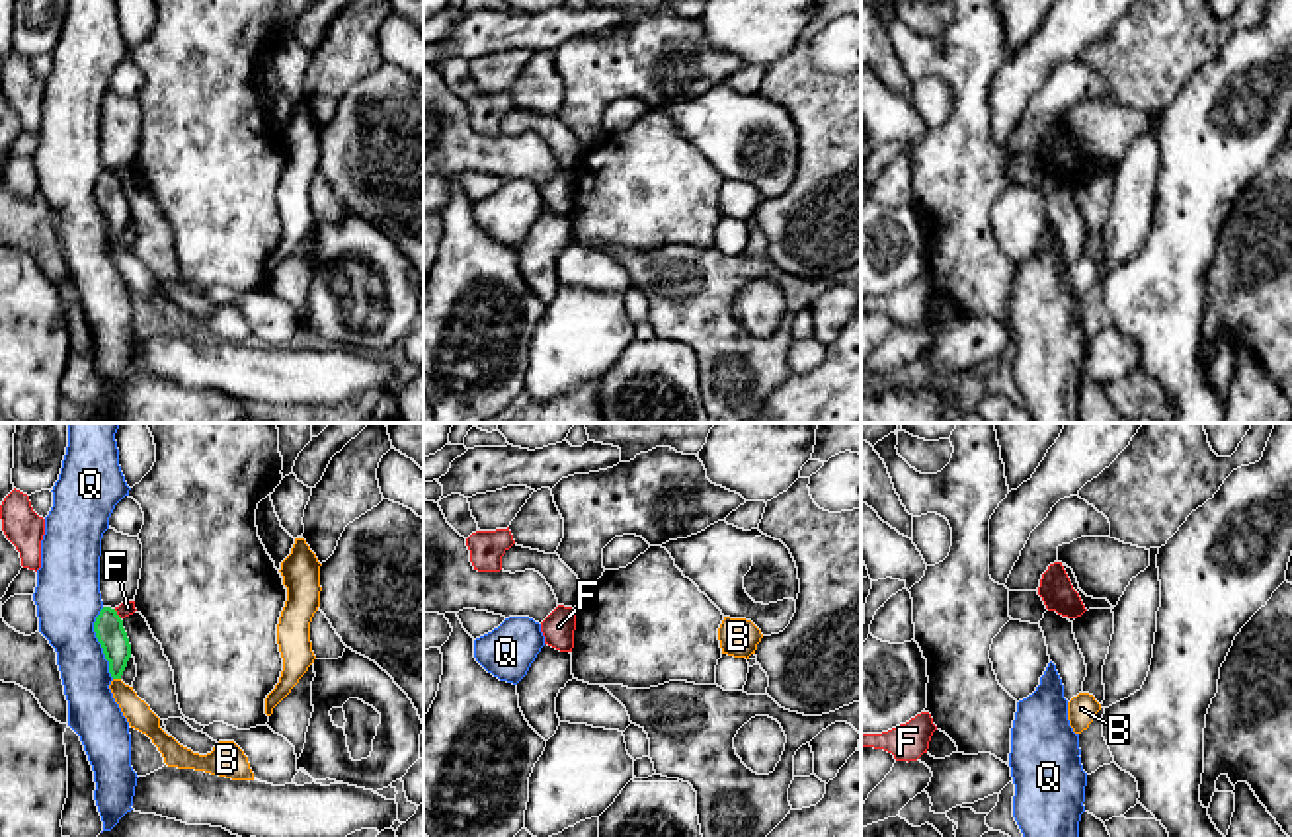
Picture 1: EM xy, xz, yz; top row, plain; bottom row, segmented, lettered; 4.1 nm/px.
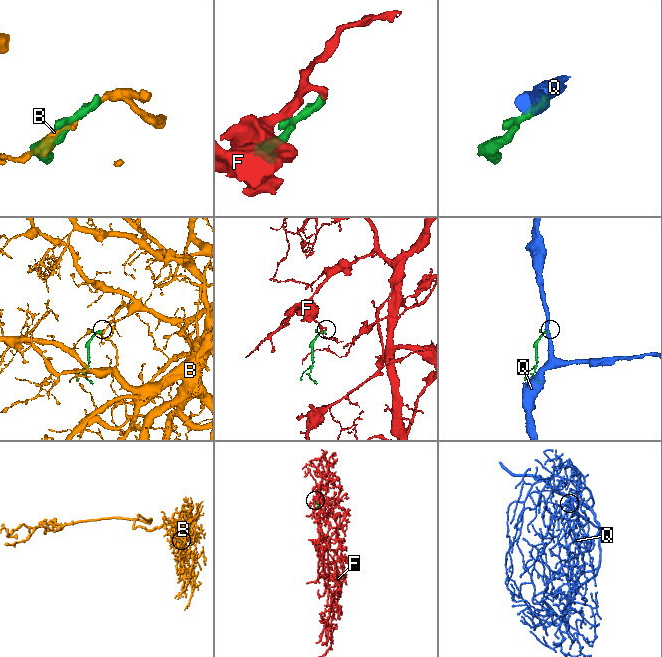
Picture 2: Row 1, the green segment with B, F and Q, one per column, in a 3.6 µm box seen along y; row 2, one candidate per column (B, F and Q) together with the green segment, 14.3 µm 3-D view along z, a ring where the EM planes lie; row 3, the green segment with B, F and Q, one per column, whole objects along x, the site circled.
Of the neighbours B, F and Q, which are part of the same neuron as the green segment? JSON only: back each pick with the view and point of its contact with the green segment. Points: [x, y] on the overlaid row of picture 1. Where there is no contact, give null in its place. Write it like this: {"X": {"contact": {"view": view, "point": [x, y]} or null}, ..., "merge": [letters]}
{"merge": []}

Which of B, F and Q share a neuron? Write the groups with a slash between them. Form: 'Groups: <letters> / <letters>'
Groups: B / F / Q

